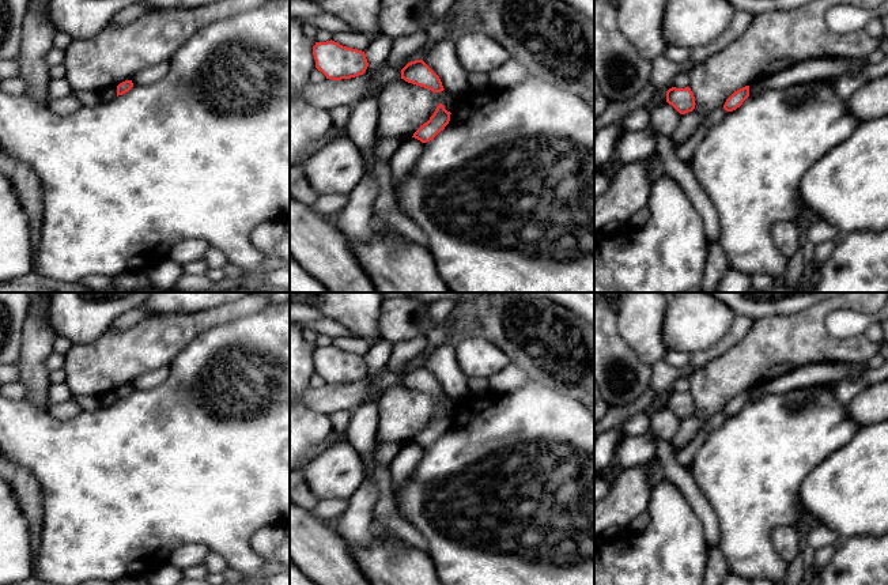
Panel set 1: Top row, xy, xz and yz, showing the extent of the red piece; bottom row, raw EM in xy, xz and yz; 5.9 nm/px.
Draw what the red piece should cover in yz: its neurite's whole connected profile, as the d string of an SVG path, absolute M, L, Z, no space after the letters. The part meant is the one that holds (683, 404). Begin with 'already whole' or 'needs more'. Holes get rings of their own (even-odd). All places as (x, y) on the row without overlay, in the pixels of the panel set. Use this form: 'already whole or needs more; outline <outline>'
already whole; outline M672 392L666 396L666 407L672 410L680 419L685 419L695 414L695 401L689 392Z

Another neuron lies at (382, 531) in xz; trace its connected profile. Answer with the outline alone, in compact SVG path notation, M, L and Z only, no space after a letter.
M374 522L374 532L386 541L400 540L386 525L381 522Z

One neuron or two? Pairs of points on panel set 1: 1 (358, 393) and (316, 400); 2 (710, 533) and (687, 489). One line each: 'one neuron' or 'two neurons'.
1: one neuron
2: one neuron

